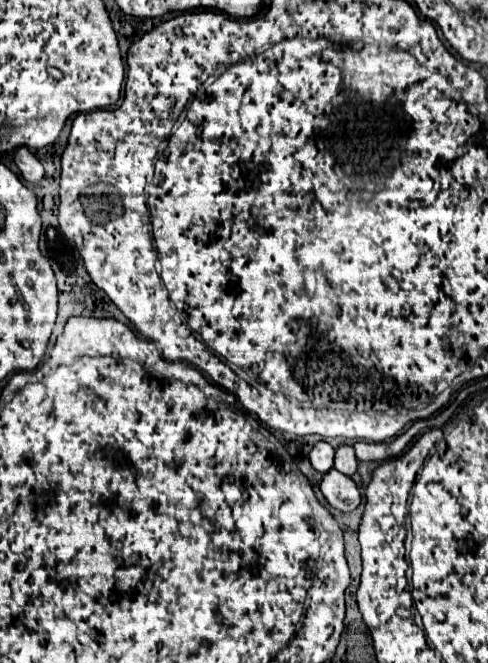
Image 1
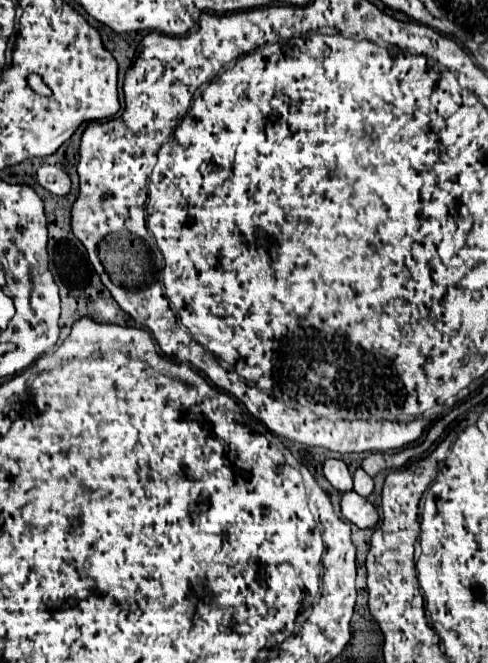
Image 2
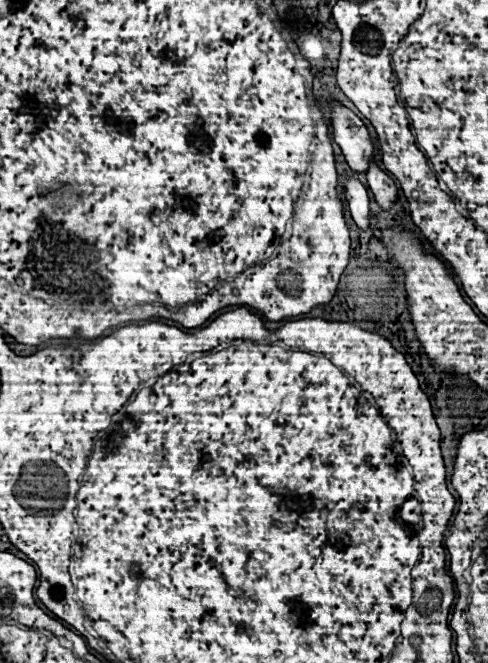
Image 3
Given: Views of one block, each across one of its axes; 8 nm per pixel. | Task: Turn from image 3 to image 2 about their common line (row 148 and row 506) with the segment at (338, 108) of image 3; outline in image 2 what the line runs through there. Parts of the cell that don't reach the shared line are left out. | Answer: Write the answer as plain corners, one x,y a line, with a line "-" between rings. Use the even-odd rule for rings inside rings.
344,492
342,494
342,516
356,524
358,528
374,528
378,522
378,512
376,508
356,492

